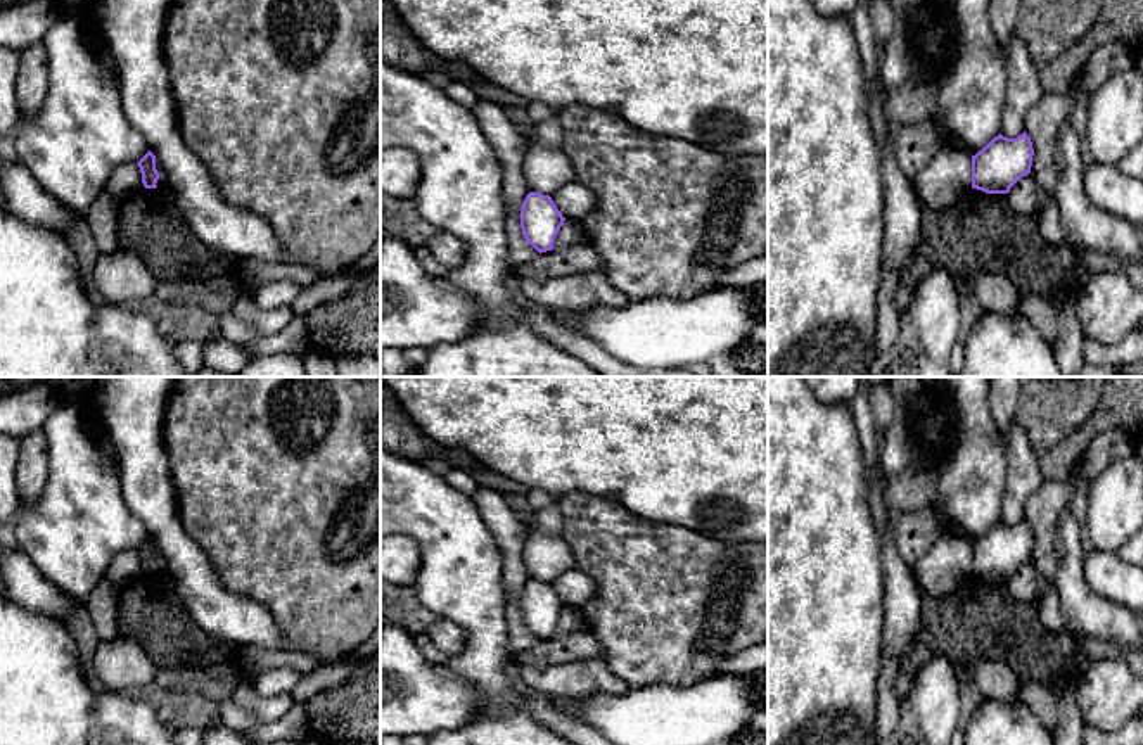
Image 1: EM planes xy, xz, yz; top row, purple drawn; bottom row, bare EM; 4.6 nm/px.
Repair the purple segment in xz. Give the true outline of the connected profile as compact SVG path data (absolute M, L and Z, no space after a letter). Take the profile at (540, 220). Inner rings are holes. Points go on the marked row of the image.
M529 192L520 207L520 228L527 244L540 254L552 251L565 218L550 195Z

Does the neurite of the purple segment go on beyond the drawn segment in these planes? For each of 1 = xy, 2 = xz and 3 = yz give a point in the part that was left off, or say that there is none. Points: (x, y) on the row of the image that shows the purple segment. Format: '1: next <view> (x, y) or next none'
1: next none
2: next none
3: next none

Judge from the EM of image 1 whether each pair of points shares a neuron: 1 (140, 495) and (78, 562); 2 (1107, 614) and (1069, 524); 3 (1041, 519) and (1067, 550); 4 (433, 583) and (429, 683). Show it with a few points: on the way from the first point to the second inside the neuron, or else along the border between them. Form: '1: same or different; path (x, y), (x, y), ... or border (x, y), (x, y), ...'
1: different; border (120, 467), (123, 500), (149, 536)
2: same; path (1083, 595), (1069, 581), (1069, 548)
3: different; border (1069, 507), (1060, 514), (1055, 529), (1055, 576)
4: different; border (443, 664), (474, 690)

